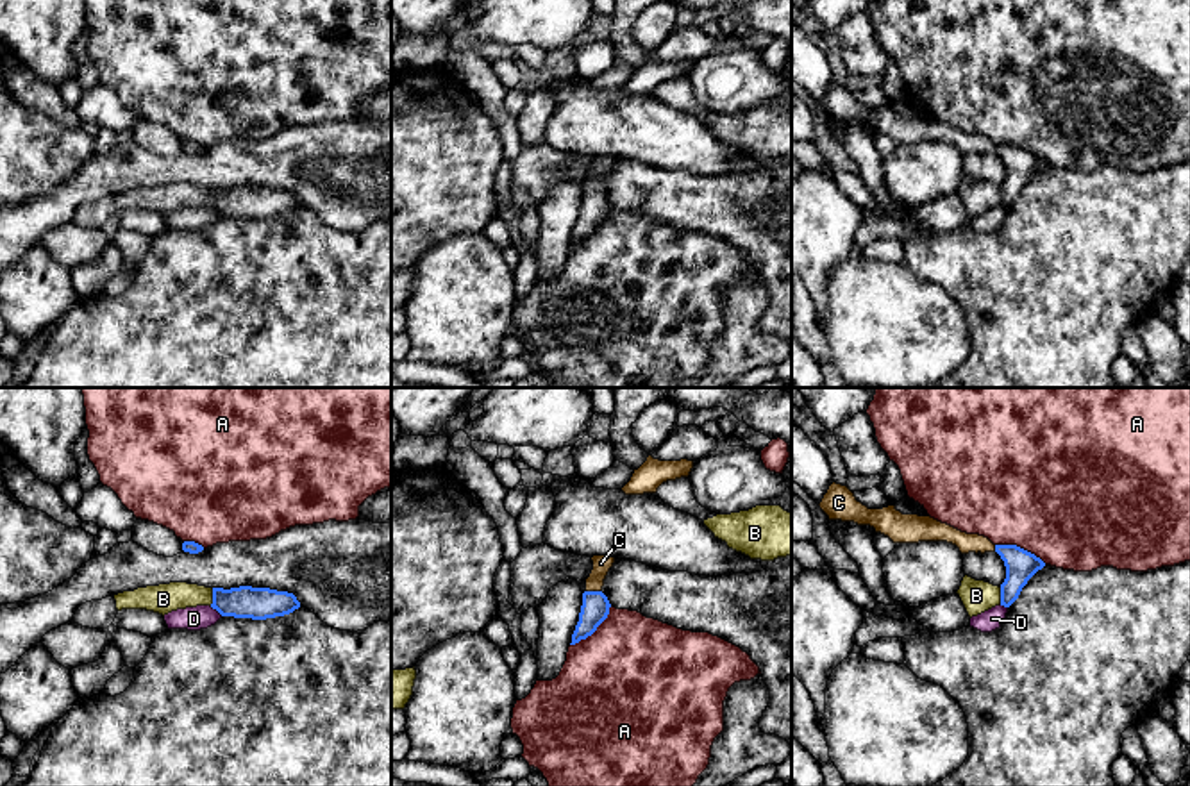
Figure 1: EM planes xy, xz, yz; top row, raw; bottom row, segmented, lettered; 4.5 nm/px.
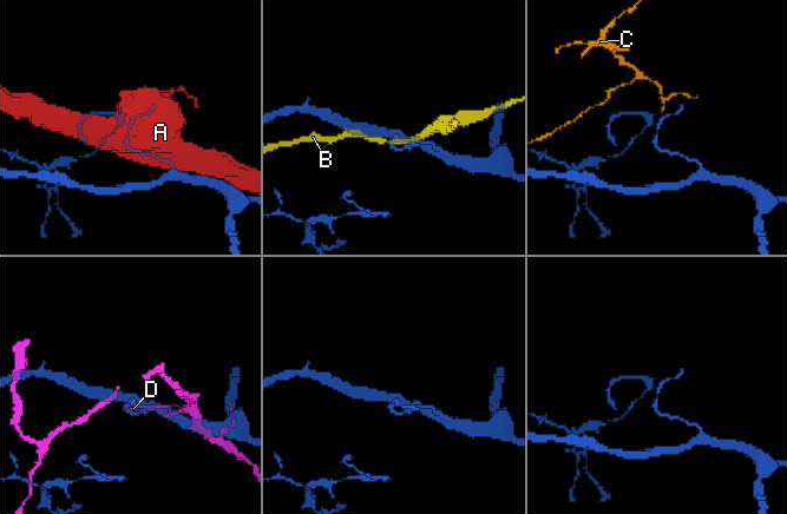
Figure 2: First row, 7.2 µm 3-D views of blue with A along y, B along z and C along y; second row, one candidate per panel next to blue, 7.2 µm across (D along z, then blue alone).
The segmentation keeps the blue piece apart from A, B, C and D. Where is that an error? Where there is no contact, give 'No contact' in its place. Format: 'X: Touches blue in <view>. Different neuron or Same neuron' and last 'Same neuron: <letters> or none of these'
A: Touches blue in xz. Different neuron
B: Touches blue in xy. Different neuron
C: Touches blue in xz. Same neuron
D: Touches blue in xy. Different neuron
Same neuron: C

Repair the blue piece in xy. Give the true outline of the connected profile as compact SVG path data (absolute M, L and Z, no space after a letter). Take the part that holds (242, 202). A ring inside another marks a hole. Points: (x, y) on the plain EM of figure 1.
M213 188L213 209L222 216L266 220L284 216L300 207L293 193L270 188Z

